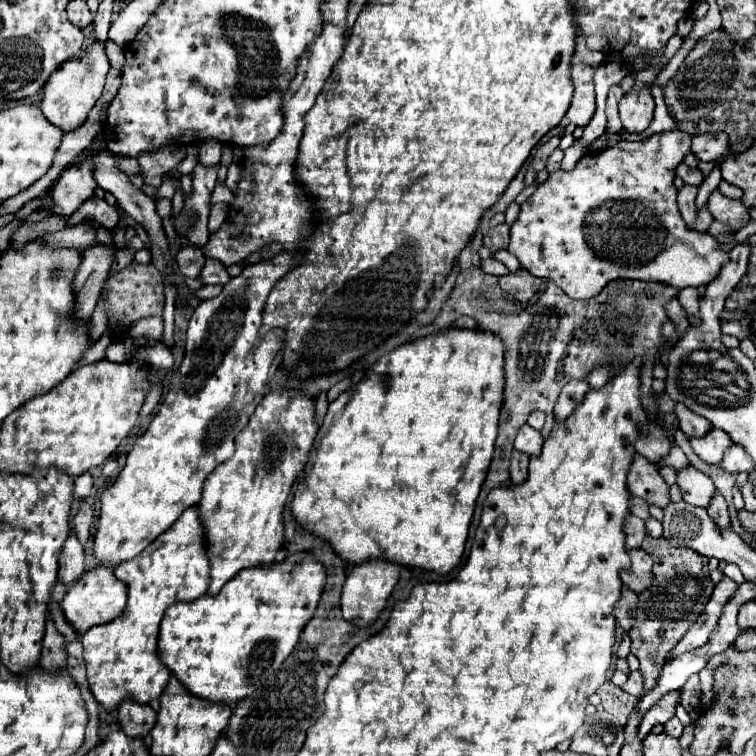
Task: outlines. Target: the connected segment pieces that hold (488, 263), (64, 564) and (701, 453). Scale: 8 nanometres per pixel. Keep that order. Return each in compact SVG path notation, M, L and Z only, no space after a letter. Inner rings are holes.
M494 257L484 259L484 261L482 261L482 269L484 269L486 273L490 273L490 275L506 275L506 273L510 273L510 271L508 271L508 267L506 267L504 263L496 261Z
M70 533L64 551L60 555L60 569L58 569L58 583L62 585L72 585L80 575L84 573L84 549Z
M712 429L706 437L702 439L690 439L692 449L696 451L696 455L706 461L706 463L714 463L718 465L726 453L726 449L732 445L730 435L722 433L720 429Z

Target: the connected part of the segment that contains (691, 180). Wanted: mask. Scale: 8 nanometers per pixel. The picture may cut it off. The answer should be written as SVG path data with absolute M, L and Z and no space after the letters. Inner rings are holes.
M680 163L678 167L676 167L676 175L686 183L686 185L700 185L702 181L704 181L704 175L700 173L700 169L698 167L688 167L686 163Z

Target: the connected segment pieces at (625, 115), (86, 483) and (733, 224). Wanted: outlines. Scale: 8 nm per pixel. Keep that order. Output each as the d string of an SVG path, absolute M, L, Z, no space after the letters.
M642 89L640 93L626 93L620 101L620 119L628 133L644 133L654 115L654 99L650 89Z
M92 473L78 475L78 477L74 479L74 485L76 485L76 489L74 489L74 497L76 497L76 499L78 499L78 497L88 497L90 491L92 491L92 485L94 485Z
M712 191L706 205L708 205L710 213L714 215L714 219L726 223L732 231L738 231L740 227L744 227L750 221L748 209L744 207L744 203L728 199L720 191Z

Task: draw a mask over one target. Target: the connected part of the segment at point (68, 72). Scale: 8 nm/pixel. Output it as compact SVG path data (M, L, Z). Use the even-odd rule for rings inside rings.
M92 41L82 55L66 61L60 65L58 71L50 75L50 79L44 85L44 99L42 99L42 113L46 119L54 125L58 125L62 131L72 131L80 123L84 123L88 111L94 107L94 103L100 99L104 89L104 79L110 69L108 57L106 57L106 43L104 41Z

